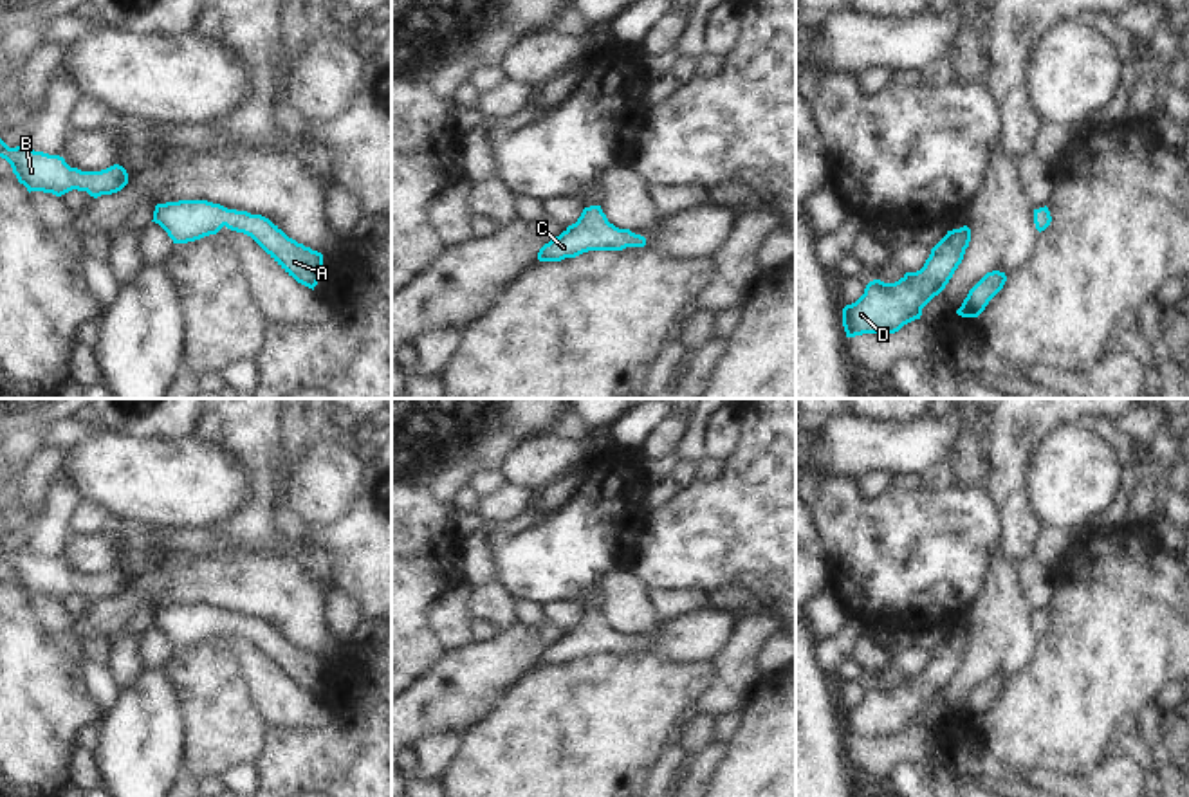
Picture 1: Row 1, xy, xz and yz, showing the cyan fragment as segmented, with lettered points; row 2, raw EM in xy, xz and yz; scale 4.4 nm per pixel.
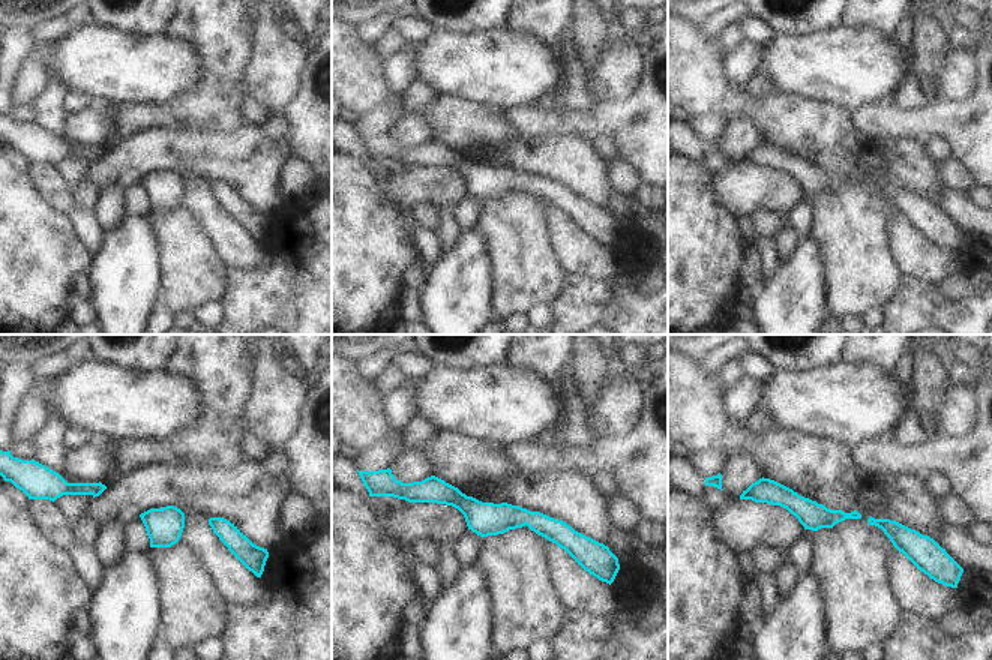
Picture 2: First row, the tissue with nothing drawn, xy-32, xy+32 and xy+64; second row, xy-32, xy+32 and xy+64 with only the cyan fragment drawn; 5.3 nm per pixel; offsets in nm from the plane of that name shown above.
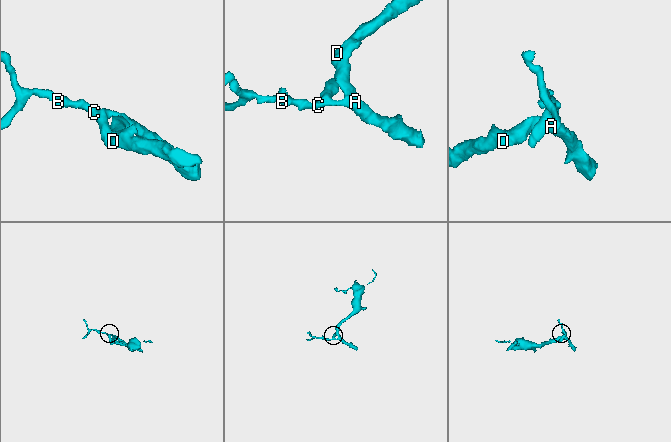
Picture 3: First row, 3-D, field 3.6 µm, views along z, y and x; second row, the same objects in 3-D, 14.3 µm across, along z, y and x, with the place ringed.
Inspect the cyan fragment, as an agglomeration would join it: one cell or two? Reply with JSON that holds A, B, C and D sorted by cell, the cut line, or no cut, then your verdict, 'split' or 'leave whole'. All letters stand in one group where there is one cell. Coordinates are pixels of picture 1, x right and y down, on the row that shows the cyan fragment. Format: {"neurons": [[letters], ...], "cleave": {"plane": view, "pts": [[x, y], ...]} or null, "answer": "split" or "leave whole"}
{"neurons": [["A", "B", "C", "D"]], "cleave": null, "answer": "leave whole"}

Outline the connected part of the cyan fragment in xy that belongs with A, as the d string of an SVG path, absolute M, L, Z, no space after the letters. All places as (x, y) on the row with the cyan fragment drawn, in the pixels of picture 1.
M207 200L157 204L153 220L173 243L188 243L217 234L224 225L251 236L289 276L314 290L323 270L323 254L289 238L262 215L227 209Z

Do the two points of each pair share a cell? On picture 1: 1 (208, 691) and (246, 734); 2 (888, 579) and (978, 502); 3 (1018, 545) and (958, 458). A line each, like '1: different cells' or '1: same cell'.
1: same cell
2: same cell
3: same cell

